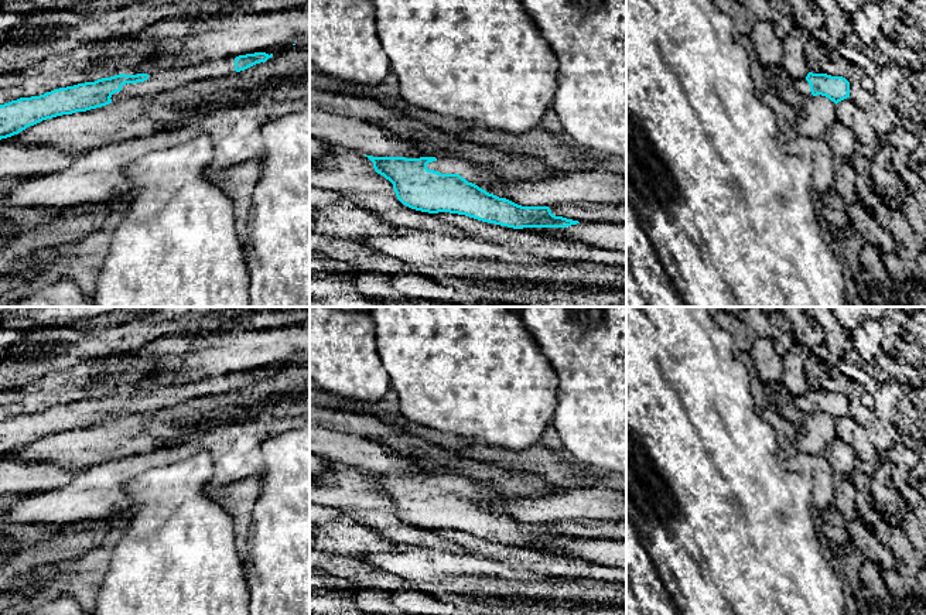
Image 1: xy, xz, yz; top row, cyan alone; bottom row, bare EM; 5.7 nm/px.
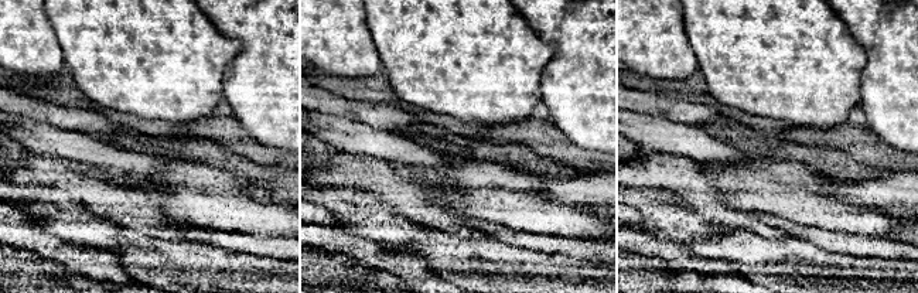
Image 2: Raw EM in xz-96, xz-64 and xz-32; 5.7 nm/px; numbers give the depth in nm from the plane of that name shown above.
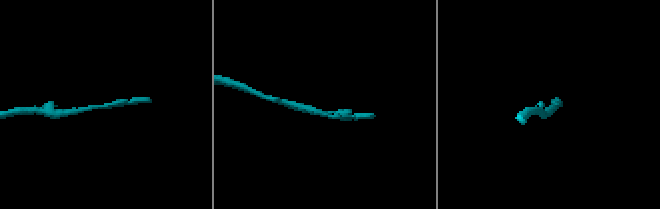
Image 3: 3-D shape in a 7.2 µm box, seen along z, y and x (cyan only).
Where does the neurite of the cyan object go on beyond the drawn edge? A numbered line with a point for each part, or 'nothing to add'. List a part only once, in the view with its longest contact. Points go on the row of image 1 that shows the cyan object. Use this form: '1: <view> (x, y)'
1: xz (477, 174)

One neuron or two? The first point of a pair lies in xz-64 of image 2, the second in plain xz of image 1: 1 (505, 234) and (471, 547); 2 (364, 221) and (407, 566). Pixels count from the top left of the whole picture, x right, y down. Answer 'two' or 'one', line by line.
1: one
2: two

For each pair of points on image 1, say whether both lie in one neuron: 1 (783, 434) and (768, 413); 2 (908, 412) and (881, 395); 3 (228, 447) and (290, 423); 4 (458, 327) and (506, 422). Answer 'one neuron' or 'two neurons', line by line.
1: one neuron
2: one neuron
3: one neuron
4: one neuron

